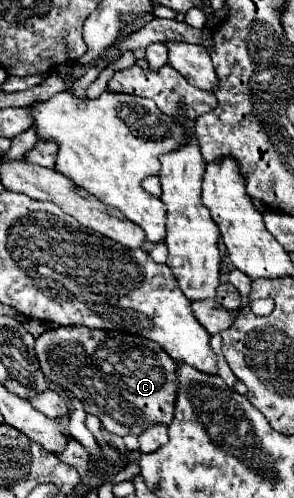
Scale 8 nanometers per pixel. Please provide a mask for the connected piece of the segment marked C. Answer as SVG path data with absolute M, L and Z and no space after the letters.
M67 326L47 330L35 340L35 352L45 378L81 400L87 414L99 416L105 430L125 436L141 434L147 426L173 420L175 360L155 342L129 332Z

